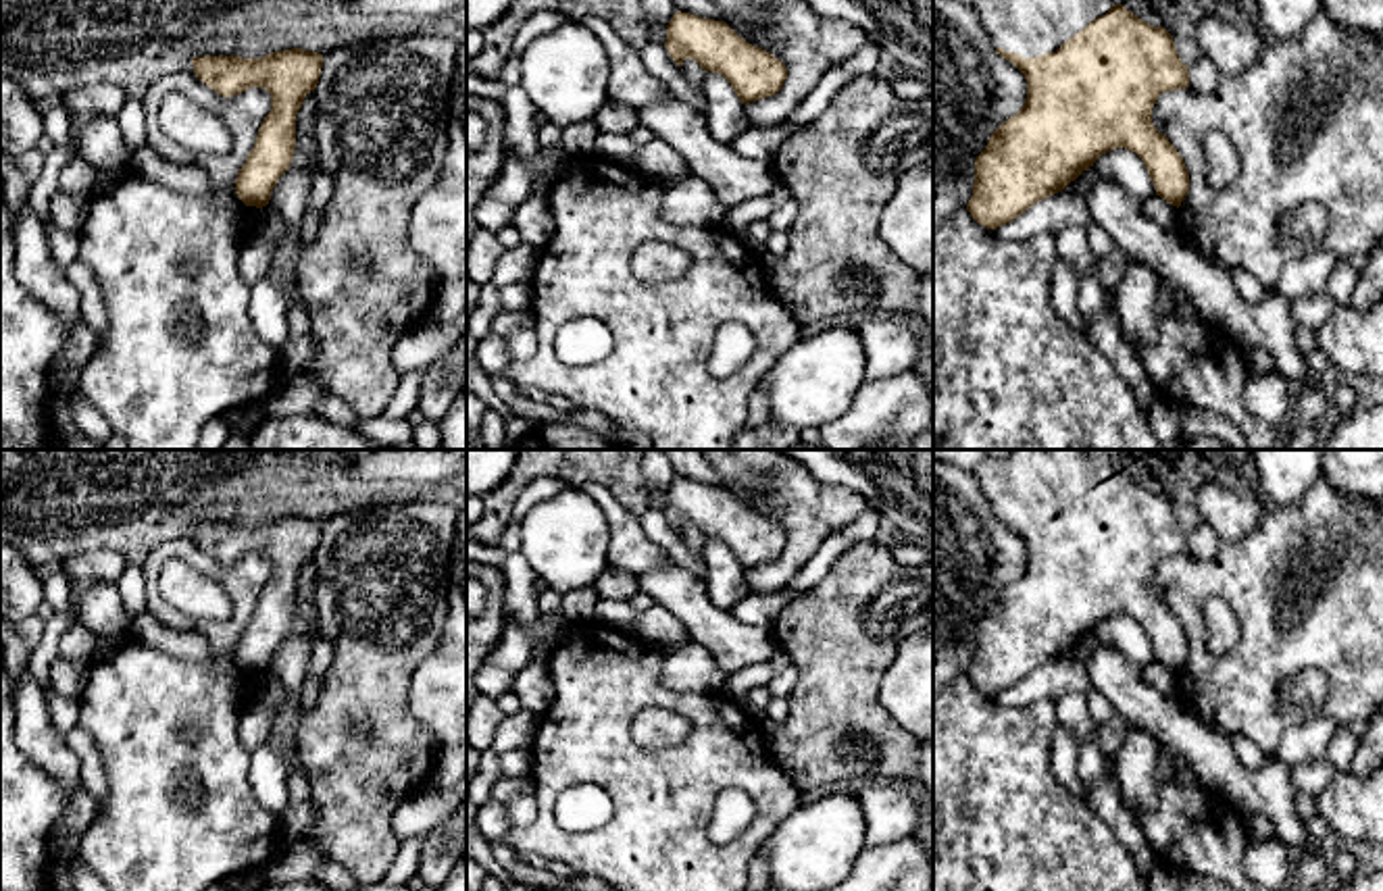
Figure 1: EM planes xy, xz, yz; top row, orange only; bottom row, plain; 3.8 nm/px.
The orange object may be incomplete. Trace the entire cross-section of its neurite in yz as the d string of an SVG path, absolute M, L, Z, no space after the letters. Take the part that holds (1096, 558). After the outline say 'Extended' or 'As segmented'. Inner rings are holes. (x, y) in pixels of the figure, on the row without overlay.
M1010 450L1006 458L983 462L979 485L996 518L1027 545L1023 575L991 600L985 616L975 625L966 677L979 691L998 695L1014 687L1035 668L1062 658L1102 620L1116 614L1135 618L1148 635L1156 662L1181 672L1189 656L1189 639L1177 614L1154 593L1152 575L1162 558L1189 554L1189 537L1162 491L1154 493L1123 470L1114 470L1106 450Z. Extended

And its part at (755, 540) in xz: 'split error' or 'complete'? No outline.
complete

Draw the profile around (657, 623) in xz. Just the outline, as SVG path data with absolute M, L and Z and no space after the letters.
M658 604L639 612L639 616L633 622L619 627L619 631L629 633L637 639L656 641L675 647L689 641L683 622Z

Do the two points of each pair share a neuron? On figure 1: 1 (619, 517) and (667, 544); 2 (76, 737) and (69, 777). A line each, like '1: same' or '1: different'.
1: different
2: different

